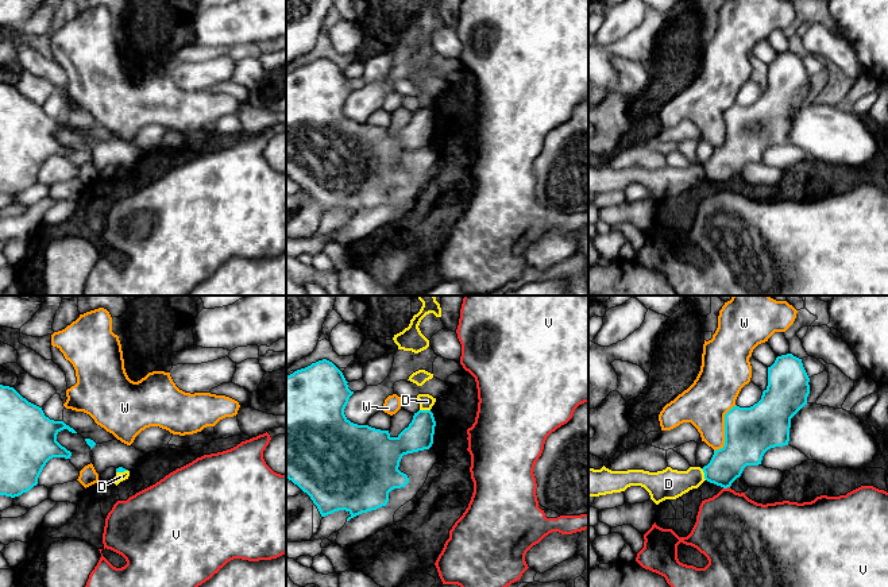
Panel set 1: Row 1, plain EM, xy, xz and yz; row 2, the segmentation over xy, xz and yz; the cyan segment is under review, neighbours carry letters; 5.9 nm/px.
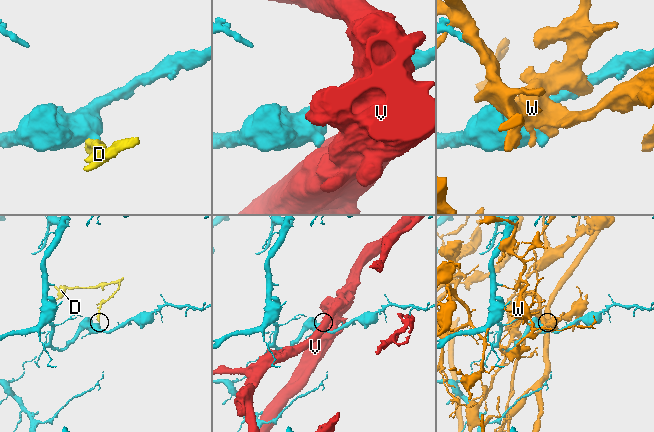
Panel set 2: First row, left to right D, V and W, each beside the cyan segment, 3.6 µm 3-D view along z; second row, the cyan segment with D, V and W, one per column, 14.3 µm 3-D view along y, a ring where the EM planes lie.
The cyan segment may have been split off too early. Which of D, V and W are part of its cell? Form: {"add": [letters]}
{"add": []}

